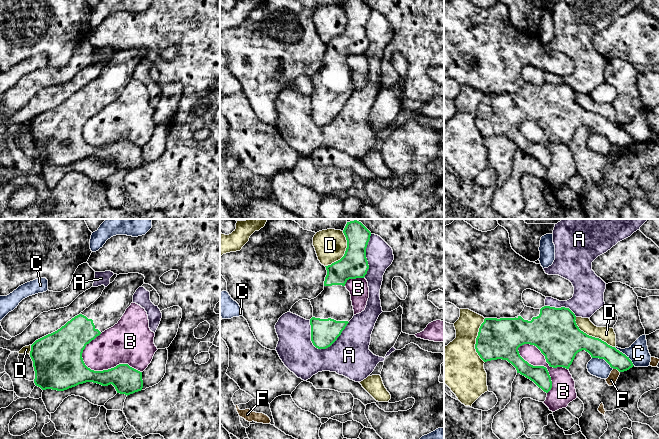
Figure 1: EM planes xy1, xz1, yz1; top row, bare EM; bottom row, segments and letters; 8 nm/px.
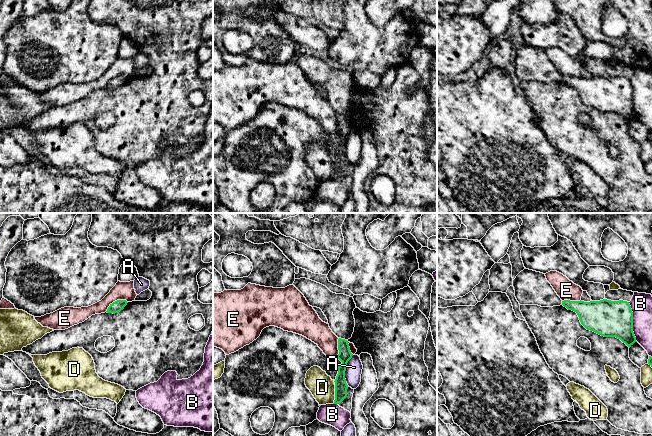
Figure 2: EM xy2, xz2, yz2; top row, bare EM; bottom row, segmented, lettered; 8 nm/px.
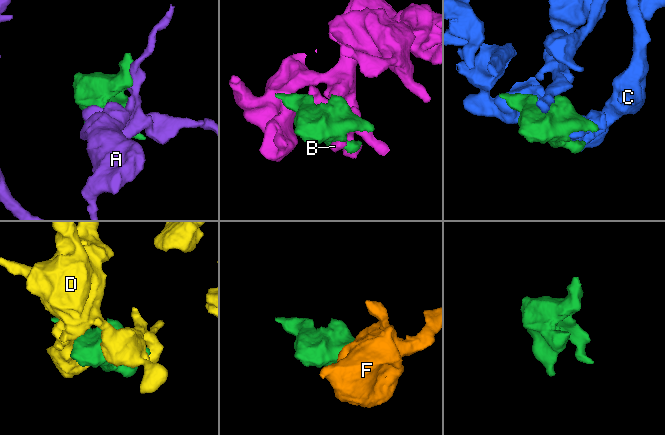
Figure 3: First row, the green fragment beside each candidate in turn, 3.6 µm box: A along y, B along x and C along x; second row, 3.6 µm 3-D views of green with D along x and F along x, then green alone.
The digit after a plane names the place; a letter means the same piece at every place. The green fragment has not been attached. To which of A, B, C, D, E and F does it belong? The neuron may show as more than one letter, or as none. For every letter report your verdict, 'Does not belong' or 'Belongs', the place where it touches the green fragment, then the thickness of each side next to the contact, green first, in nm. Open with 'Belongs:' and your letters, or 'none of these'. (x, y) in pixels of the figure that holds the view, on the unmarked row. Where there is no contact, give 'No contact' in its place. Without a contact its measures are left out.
Belongs: none of these
A: Does not belong. Touches green at xz1 (332, 119). Thickness 220 nm (green) against 320 nm
B: Does not belong. Touches green at yz1 (541, 142). Thickness 340 nm (green) against 190 nm
C: Does not belong. Touches green at yz1 (625, 131). Thickness 150 nm (green) against 170 nm
D: Does not belong. Touches green at yz1 (591, 112). Thickness 360 nm (green) against 120 nm
E: Does not belong. Touches green at xy2 (115, 77). Thickness 90 nm (green) against 140 nm
F: Does not belong. Touches green at yz1 (616, 144). Thickness 150 nm (green) against 80 nm

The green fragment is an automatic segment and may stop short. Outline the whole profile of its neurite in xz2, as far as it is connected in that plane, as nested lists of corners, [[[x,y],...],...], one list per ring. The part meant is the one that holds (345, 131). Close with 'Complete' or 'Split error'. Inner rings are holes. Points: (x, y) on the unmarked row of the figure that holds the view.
[[[338,115],[339,130],[336,132],[342,140],[338,142],[338,150],[335,155],[335,176],[333,180],[341,179],[347,173],[348,161],[345,155],[346,141],[352,134],[353,130],[350,127],[348,117],[345,115]]]. Complete

